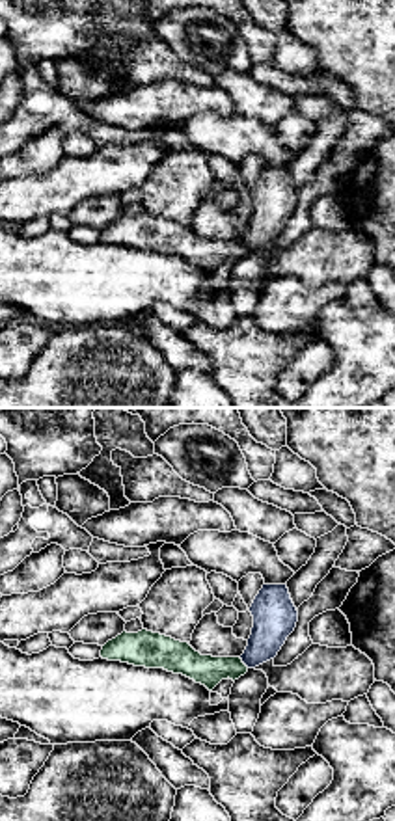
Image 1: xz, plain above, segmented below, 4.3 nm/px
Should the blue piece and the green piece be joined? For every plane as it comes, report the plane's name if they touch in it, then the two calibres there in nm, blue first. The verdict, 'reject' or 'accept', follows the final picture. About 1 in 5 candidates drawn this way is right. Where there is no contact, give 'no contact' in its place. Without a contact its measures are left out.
xz | 190/130 nm

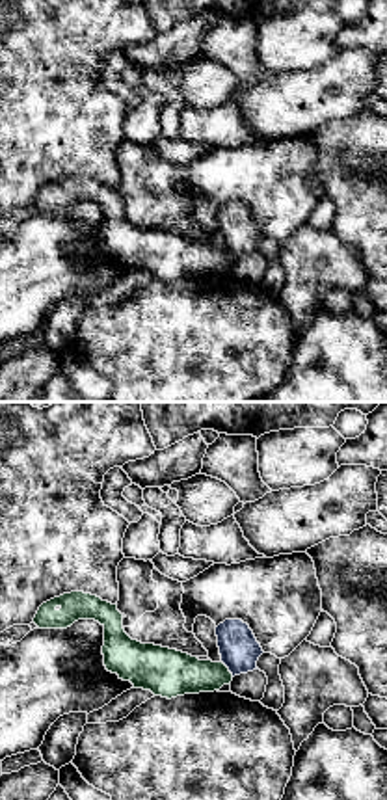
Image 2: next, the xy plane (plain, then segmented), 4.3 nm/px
xy | 170/200 nm

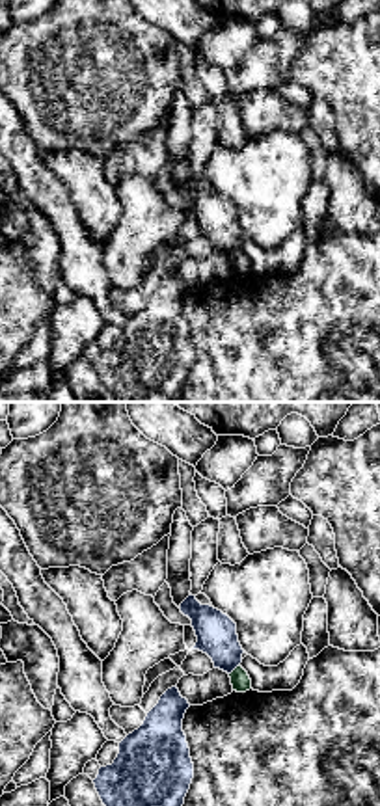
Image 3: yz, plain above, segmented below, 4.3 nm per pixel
yz | 180/90 nm

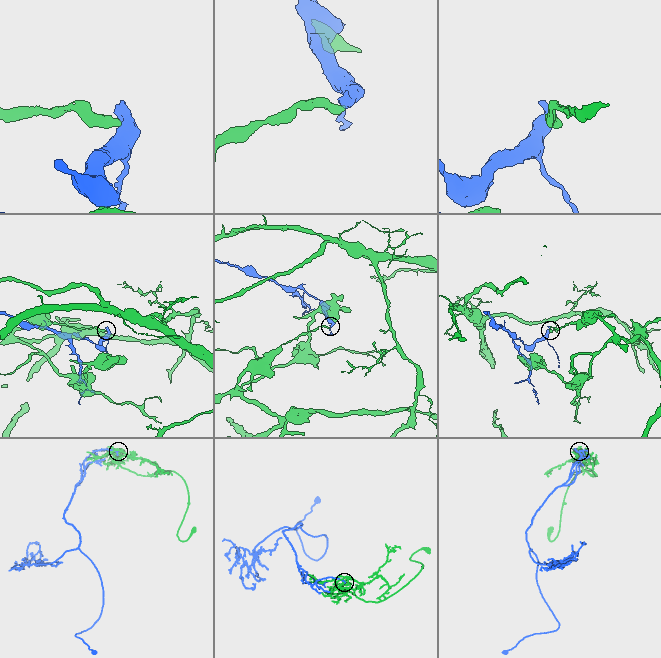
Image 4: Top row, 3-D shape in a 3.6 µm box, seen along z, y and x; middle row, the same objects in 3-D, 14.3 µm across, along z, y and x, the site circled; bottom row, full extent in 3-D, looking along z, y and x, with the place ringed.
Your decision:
reject

